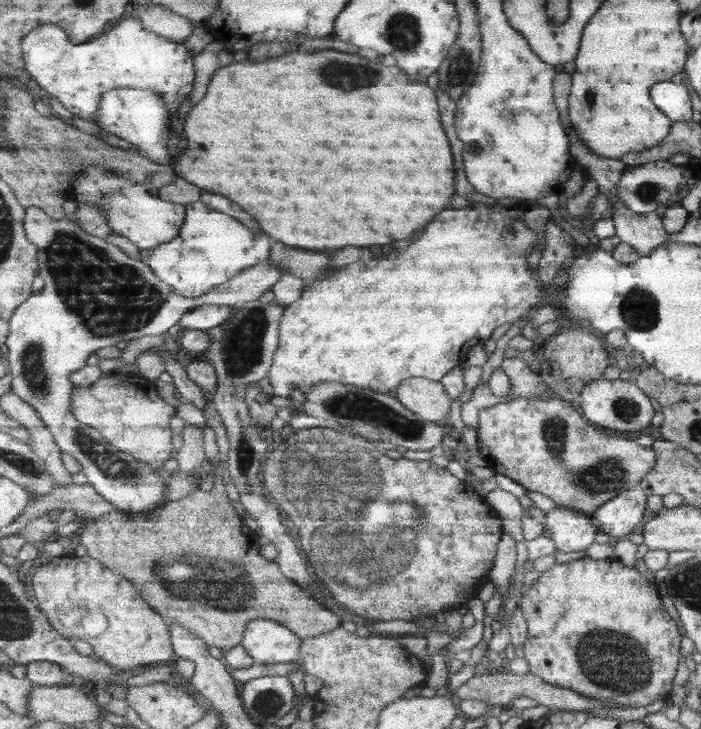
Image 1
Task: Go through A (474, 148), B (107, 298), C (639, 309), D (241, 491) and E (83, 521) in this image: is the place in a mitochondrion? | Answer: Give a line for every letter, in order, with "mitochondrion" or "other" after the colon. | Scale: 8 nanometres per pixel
A: other
B: mitochondrion
C: mitochondrion
D: other
E: other

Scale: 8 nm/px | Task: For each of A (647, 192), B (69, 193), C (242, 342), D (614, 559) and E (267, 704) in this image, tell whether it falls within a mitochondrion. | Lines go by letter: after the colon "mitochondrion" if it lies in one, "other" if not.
A: mitochondrion
B: other
C: mitochondrion
D: other
E: mitochondrion

